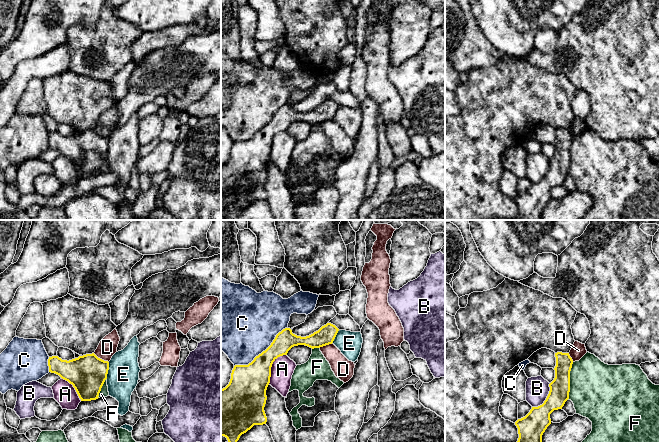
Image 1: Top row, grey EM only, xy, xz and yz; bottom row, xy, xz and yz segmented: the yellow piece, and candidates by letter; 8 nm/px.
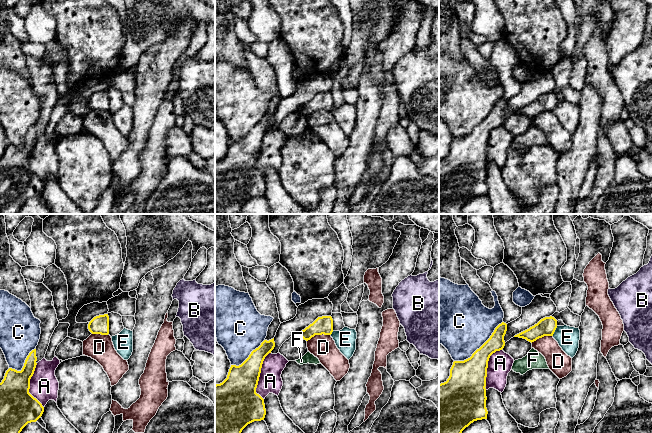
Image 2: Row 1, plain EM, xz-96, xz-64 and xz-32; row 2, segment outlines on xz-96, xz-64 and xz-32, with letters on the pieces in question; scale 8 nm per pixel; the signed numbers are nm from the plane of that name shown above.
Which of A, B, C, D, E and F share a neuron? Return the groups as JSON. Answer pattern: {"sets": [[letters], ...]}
{"sets": [["A"], ["B"], ["C"], ["D"], ["E"], ["F"]]}

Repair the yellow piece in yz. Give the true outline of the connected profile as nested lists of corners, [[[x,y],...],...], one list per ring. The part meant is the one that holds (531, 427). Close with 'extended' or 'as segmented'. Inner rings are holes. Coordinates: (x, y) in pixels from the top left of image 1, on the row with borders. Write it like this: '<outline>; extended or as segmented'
[[[557,352],[555,357],[555,378],[549,384],[550,391],[546,400],[542,405],[532,407],[525,417],[515,422],[519,434],[517,442],[542,442],[542,435],[551,424],[550,414],[554,410],[562,409],[569,399],[573,360],[569,353]]]; as segmented

